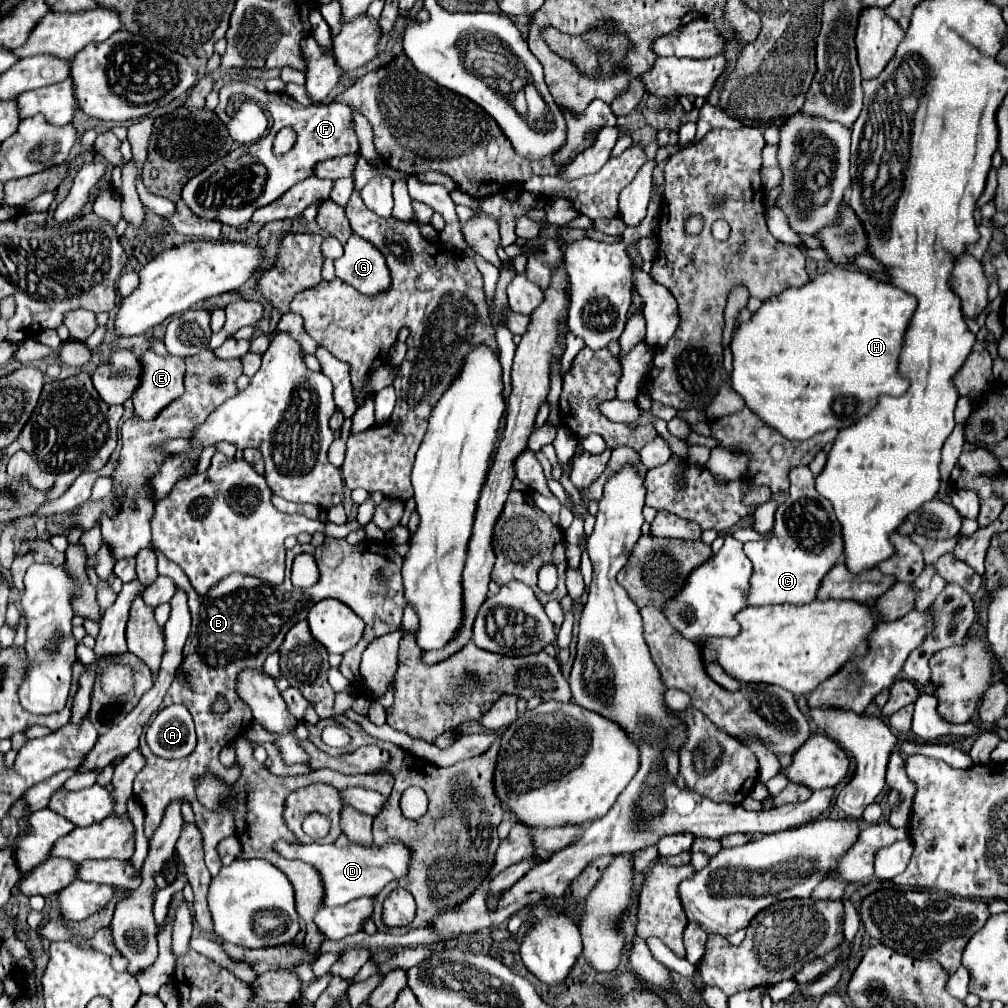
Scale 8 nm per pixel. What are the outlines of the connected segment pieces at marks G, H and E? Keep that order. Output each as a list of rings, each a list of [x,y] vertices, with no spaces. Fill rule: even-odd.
[[[351,235],[345,243],[345,255],[335,263],[337,275],[367,297],[375,297],[389,289],[391,275],[385,257],[363,237]]]
[[[835,267],[833,271],[827,271],[819,277],[815,277],[813,281],[809,281],[805,287],[799,287],[799,289],[785,289],[785,293],[765,301],[753,315],[747,323],[741,323],[733,335],[733,341],[731,341],[731,351],[733,351],[733,373],[731,373],[731,381],[733,381],[733,389],[745,399],[747,407],[749,409],[755,409],[755,413],[767,423],[771,425],[773,429],[777,429],[785,439],[789,441],[807,441],[811,439],[813,435],[817,433],[823,433],[831,427],[837,427],[837,429],[845,429],[849,425],[855,425],[857,419],[863,419],[867,417],[873,407],[877,405],[879,397],[881,395],[901,395],[909,389],[909,381],[905,381],[899,373],[899,353],[903,349],[903,337],[905,337],[905,331],[911,323],[911,317],[917,309],[917,301],[913,295],[905,293],[903,289],[887,283],[887,281],[881,281],[881,279],[875,279],[867,273],[861,273],[861,271],[849,271],[847,267]]]
[[[145,351],[139,363],[141,383],[133,391],[133,405],[139,417],[149,419],[183,393],[185,359],[173,355],[159,357],[153,351]]]

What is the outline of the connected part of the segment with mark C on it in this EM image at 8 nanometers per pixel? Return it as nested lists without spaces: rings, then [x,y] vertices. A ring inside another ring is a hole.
[[[797,467],[789,473],[789,499],[775,511],[775,525],[767,539],[745,543],[743,551],[753,563],[749,605],[807,605],[817,599],[823,577],[843,555],[841,523],[833,505],[815,489],[815,477],[809,467]]]

